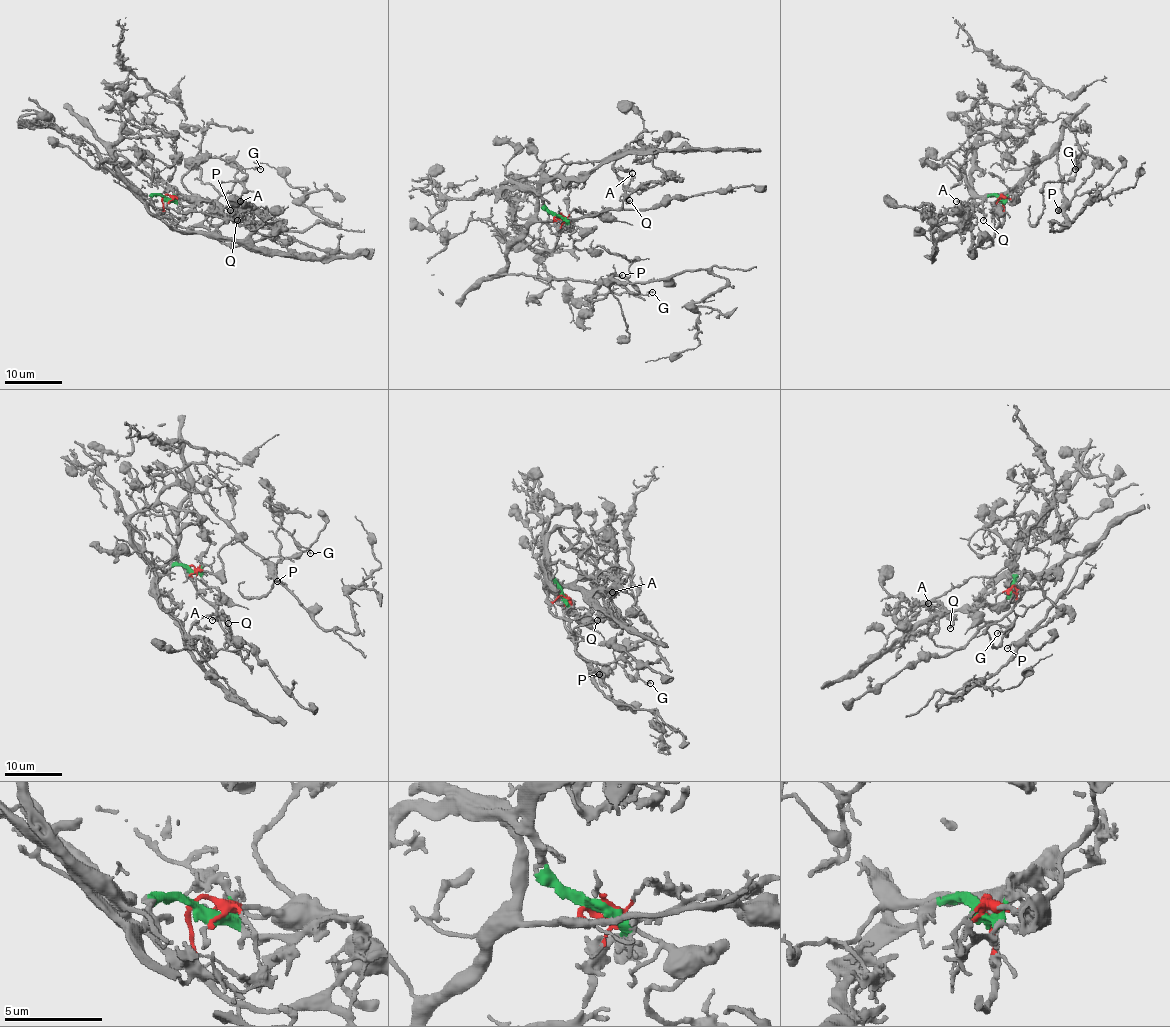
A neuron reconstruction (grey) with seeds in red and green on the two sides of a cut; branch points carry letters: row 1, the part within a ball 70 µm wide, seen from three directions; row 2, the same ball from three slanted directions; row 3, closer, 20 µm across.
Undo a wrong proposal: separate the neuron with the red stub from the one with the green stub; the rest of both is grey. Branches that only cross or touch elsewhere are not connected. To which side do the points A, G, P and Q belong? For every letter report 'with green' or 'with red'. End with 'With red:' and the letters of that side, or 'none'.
A: with green
G: with red
P: with red
Q: with green
With red: G, P

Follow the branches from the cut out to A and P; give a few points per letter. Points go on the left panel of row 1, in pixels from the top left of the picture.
A: (164, 196), (155, 195), (148, 203), (148, 210), (176, 229), (212, 232), (223, 219), (222, 210), (241, 202)
P: (164, 196), (164, 209), (155, 210), (117, 169), (115, 153), (181, 193), (231, 210)

